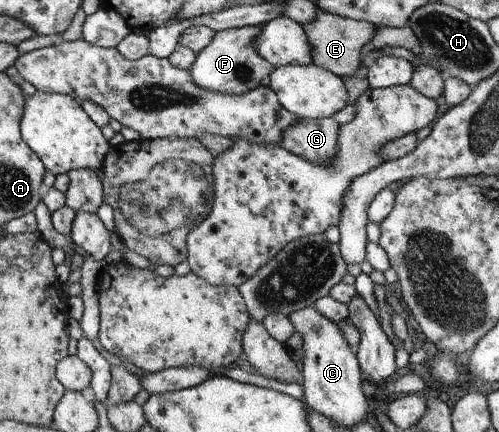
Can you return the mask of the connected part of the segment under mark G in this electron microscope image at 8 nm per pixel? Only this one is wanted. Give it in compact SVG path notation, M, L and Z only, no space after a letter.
M333 118L299 120L281 135L279 146L309 163L329 165L337 151L337 132Z

